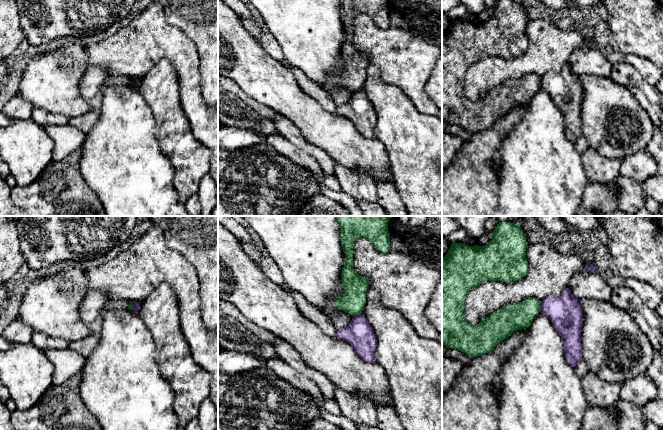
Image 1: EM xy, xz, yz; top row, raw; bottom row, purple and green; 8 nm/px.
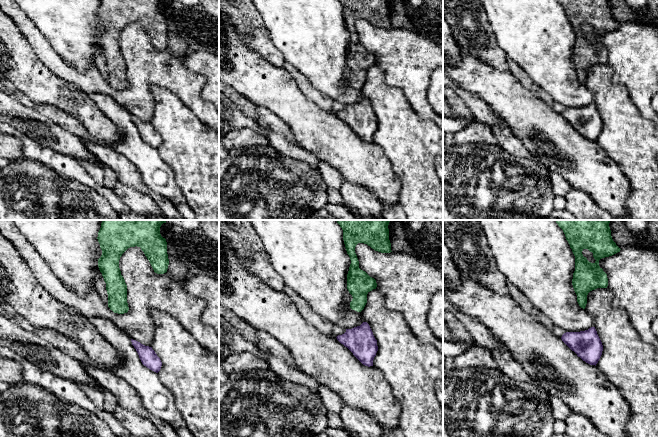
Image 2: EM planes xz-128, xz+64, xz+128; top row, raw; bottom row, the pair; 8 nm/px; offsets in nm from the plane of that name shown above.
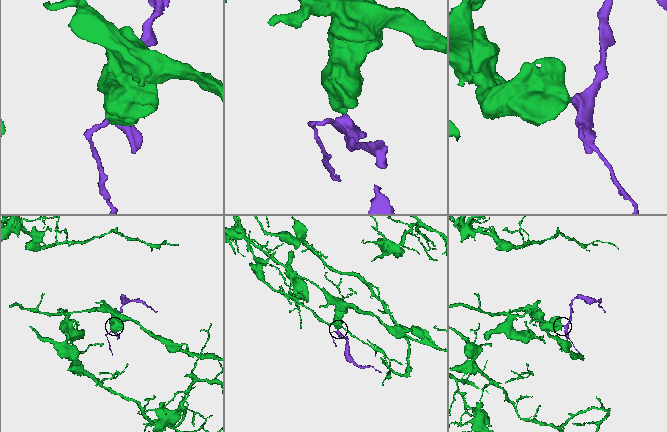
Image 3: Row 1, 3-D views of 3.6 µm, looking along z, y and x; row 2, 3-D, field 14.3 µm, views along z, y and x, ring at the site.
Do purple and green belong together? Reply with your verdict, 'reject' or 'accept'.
reject

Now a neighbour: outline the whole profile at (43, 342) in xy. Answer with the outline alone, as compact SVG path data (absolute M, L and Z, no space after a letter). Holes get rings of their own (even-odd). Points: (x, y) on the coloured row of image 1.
M34 332L30 341L39 350L57 349L63 350L68 348L69 343L61 338L53 338L42 333Z

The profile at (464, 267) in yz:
M507 221L500 222L491 236L492 240L484 246L453 242L442 258L442 344L447 348L462 351L470 358L492 351L513 332L528 328L534 316L541 310L541 301L531 297L514 305L501 307L478 325L467 322L464 313L465 299L471 289L488 280L517 281L528 272L528 245L519 225Z

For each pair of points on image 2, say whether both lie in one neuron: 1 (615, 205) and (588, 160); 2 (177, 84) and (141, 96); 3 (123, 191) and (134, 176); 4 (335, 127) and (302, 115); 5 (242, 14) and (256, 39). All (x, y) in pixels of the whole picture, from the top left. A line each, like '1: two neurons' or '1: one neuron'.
1: one neuron
2: one neuron
3: two neurons
4: one neuron
5: one neuron

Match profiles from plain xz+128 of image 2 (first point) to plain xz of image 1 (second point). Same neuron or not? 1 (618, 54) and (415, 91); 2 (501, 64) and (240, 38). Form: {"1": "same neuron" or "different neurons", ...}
{"1": "same neuron", "2": "different neurons"}

